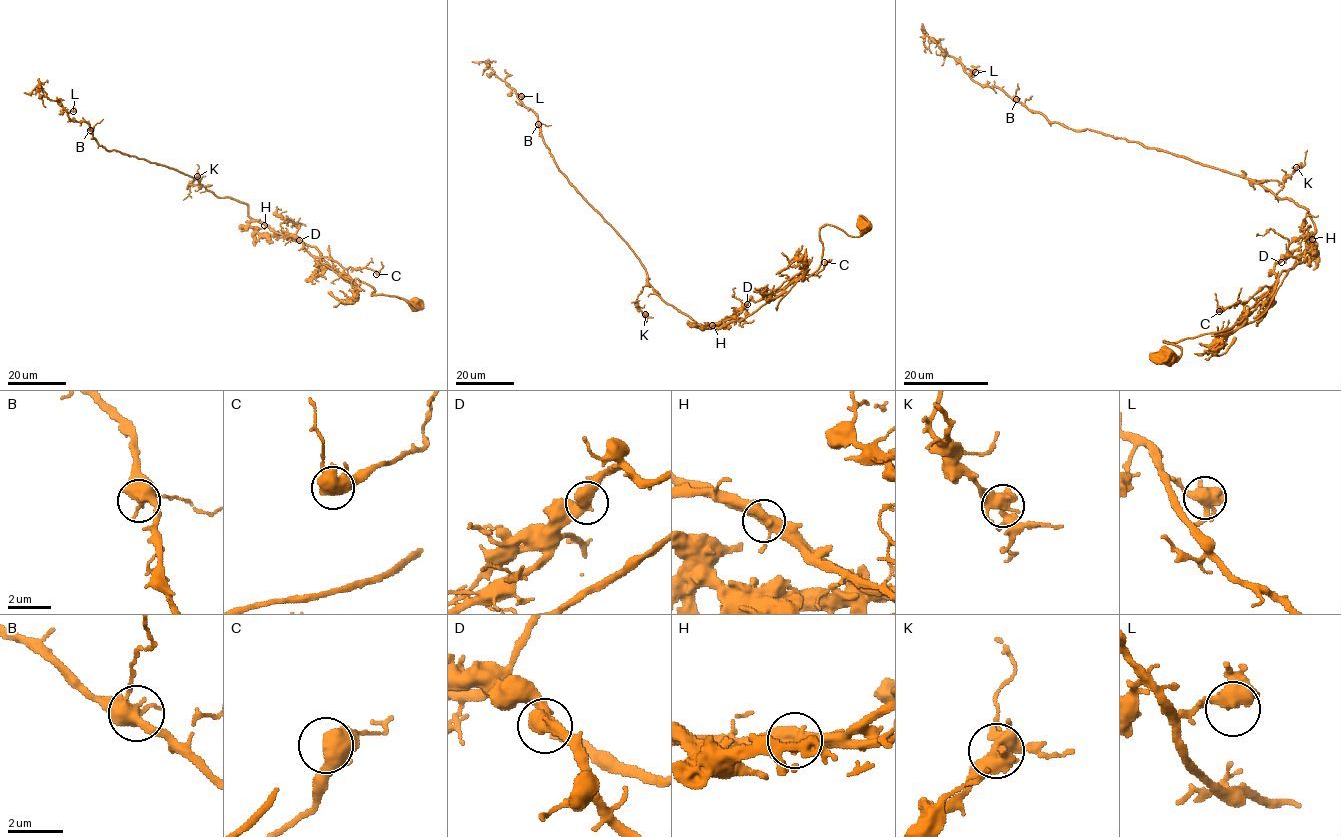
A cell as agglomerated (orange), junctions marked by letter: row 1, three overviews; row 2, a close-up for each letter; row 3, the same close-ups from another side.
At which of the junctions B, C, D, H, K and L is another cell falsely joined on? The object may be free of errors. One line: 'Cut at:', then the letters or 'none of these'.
Cut at: H

